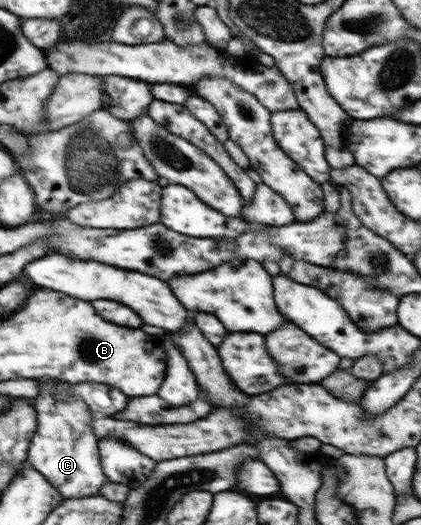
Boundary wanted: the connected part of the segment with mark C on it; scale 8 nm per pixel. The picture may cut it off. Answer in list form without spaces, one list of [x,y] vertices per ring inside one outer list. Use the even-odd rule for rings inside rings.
[[[52,378],[37,381],[40,383],[36,397],[36,407],[40,407],[40,435],[36,435],[36,443],[31,443],[26,463],[46,478],[64,499],[100,495],[106,477],[100,467],[99,439],[88,405],[78,395],[72,395],[68,382]]]

